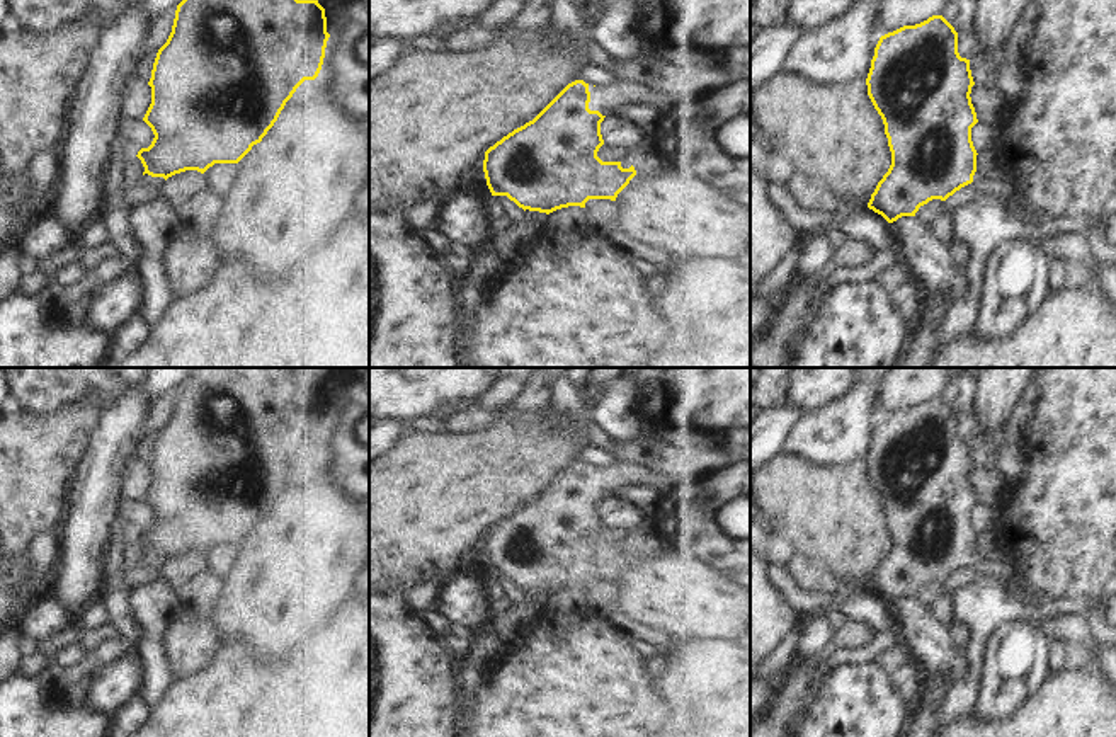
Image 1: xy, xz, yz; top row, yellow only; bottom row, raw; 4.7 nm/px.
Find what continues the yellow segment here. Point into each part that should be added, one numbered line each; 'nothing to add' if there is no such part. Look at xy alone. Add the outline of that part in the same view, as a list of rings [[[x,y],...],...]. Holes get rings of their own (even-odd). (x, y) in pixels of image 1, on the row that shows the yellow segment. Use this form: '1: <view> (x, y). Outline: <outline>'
1: xy (157, 182). Outline: [[[145,174],[141,182],[148,187],[162,191],[165,179],[163,177],[151,177],[151,175]]]

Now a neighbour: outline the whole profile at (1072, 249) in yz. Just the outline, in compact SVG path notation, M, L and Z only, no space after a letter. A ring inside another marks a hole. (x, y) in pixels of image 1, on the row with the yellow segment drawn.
M1063 233L1031 245L1045 255L1046 264L1053 259L1065 264L1065 284L1073 286L1094 274L1116 303L1116 266L1097 262L1084 233Z

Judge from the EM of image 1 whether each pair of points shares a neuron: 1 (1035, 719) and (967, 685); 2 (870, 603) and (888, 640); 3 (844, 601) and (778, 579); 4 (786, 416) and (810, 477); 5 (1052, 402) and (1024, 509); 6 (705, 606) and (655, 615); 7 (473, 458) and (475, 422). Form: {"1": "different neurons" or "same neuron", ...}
{"1": "different neurons", "2": "different neurons", "3": "same neuron", "4": "different neurons", "5": "same neuron", "6": "same neuron", "7": "different neurons"}

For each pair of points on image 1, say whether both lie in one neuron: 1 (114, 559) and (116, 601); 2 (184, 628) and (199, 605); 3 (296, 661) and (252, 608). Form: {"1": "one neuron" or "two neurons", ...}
{"1": "one neuron", "2": "two neurons", "3": "two neurons"}

